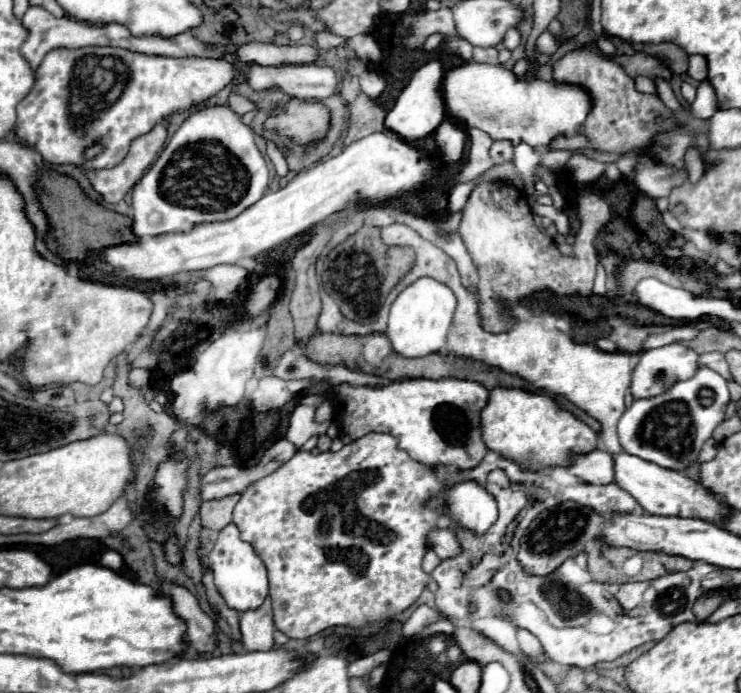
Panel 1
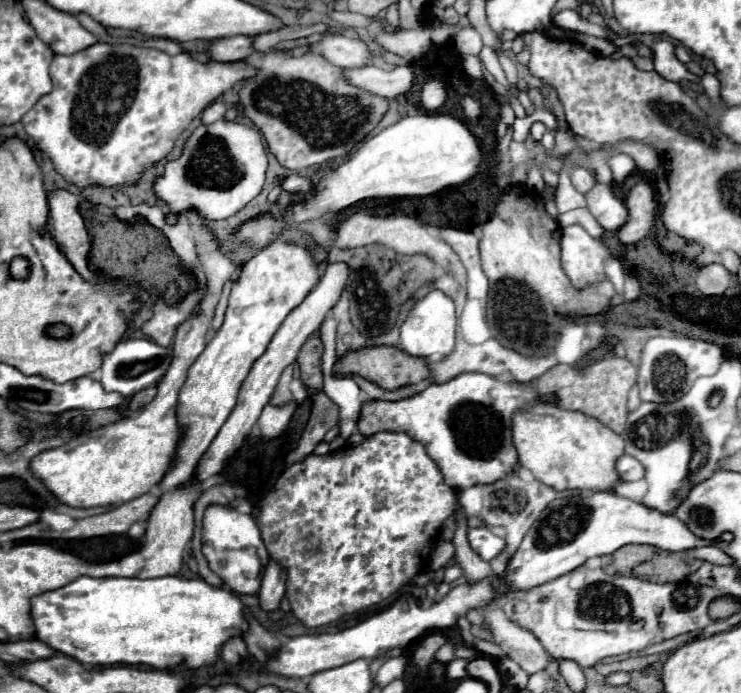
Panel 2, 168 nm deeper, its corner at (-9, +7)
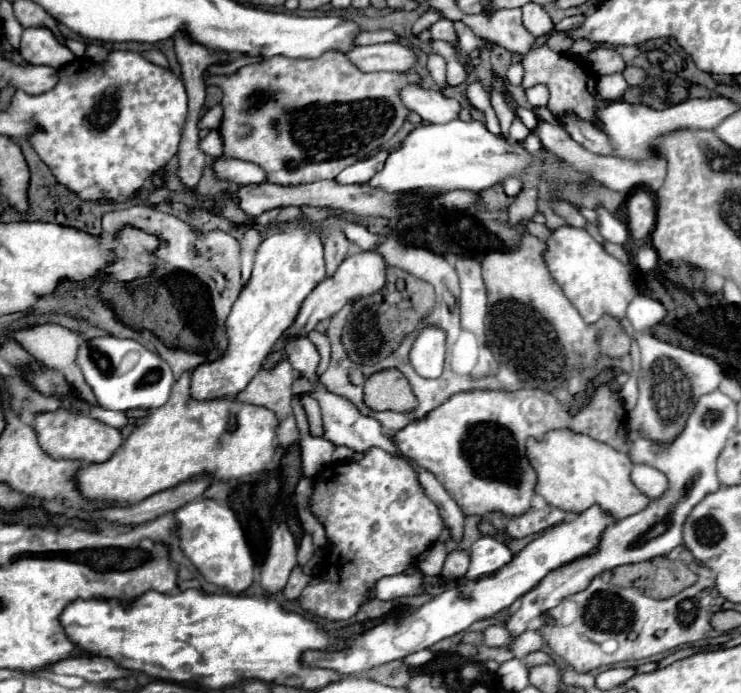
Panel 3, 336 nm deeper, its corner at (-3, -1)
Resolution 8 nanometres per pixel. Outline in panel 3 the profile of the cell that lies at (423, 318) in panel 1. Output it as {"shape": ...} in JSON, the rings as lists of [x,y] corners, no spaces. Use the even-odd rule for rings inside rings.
{"shape":[[[435,324],[423,326],[411,346],[409,362],[419,376],[439,378],[445,364],[445,330]]]}

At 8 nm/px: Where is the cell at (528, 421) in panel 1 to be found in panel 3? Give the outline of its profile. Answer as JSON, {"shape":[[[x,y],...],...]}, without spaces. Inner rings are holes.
{"shape":[[[567,428],[551,430],[543,440],[527,440],[527,458],[537,472],[535,492],[551,506],[567,512],[583,512],[599,504],[615,520],[641,512],[651,498],[641,494],[629,480],[633,468],[629,456],[587,434],[577,434]]]}

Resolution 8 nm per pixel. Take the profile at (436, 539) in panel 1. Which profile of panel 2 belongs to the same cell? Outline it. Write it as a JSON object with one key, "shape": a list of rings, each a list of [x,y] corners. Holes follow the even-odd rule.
{"shape":[[[485,526],[469,528],[469,544],[487,562],[493,560],[497,554],[501,554],[505,550],[505,540],[501,536],[495,536]]]}

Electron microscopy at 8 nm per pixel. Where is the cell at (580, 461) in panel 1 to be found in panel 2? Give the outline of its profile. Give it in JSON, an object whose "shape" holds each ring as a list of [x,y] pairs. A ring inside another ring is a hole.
{"shape":[[[627,454],[621,460],[617,460],[617,472],[623,480],[641,480],[645,476],[643,464]]]}

